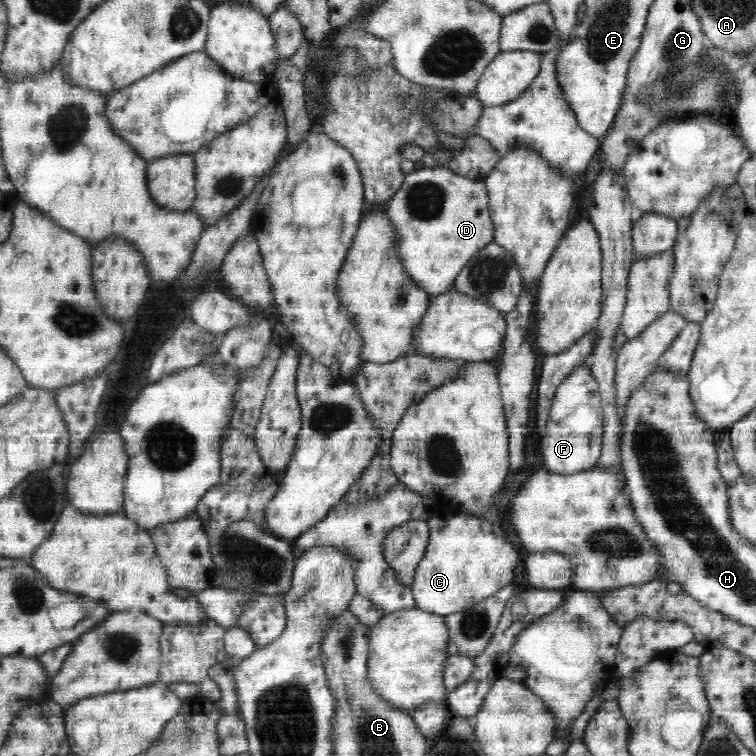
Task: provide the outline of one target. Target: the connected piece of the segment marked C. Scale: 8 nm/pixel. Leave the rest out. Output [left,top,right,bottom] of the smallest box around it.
[410,508,520,616]

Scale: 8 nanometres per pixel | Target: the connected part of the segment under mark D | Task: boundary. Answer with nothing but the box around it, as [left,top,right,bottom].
[386,163,494,296]

